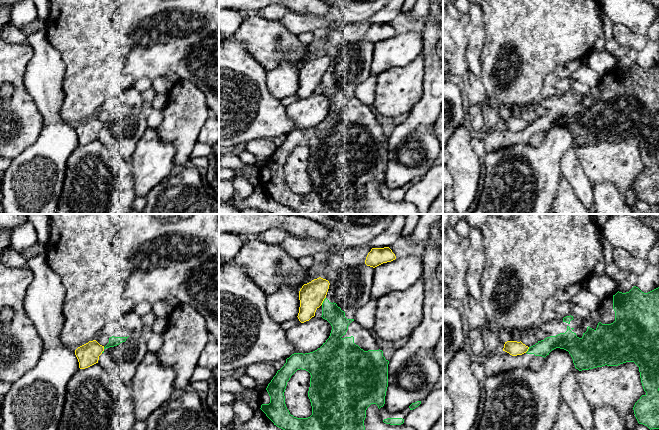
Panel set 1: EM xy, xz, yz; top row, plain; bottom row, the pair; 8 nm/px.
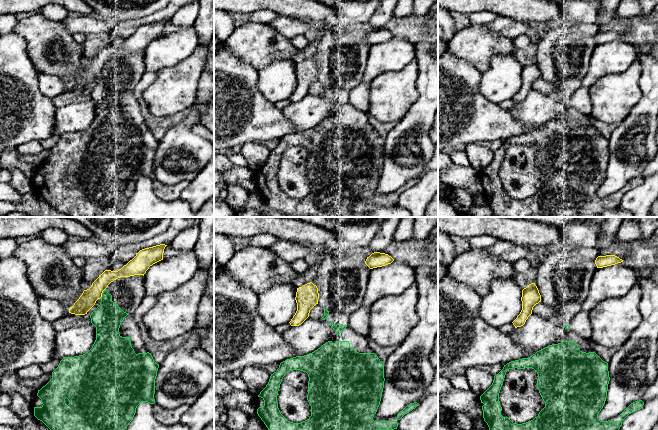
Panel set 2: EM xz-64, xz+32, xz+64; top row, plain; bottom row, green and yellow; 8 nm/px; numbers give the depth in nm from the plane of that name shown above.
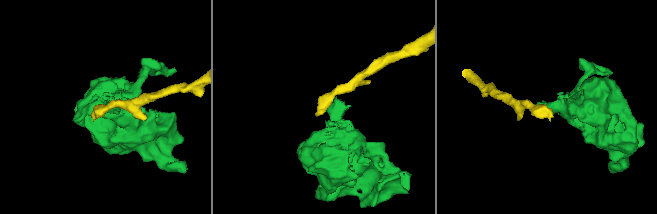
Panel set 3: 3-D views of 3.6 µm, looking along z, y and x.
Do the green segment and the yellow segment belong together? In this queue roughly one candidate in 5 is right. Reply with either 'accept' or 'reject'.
reject

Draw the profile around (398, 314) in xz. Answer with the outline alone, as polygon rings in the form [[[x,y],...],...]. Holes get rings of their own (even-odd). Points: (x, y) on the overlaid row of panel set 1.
[[[421,277],[403,291],[394,291],[378,299],[375,310],[376,335],[385,341],[409,337],[423,320],[425,283]]]

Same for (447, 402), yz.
[[[443,388],[443,410],[447,412],[452,411],[452,409],[453,409],[453,402],[449,397],[446,388]]]

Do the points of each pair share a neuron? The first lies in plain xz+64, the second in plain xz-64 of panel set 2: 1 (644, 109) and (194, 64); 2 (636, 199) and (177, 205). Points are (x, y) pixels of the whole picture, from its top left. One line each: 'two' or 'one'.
1: two
2: two

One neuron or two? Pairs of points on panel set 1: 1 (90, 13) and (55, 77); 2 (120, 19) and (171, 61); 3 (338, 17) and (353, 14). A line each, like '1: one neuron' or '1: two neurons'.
1: two neurons
2: one neuron
3: one neuron

